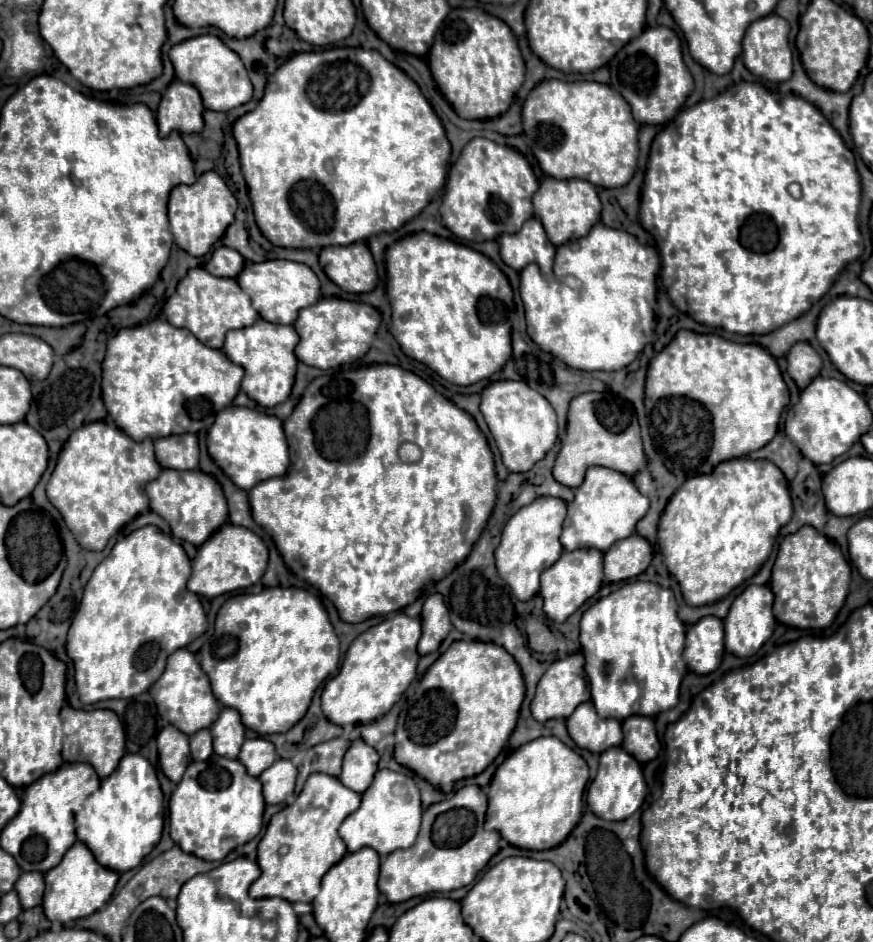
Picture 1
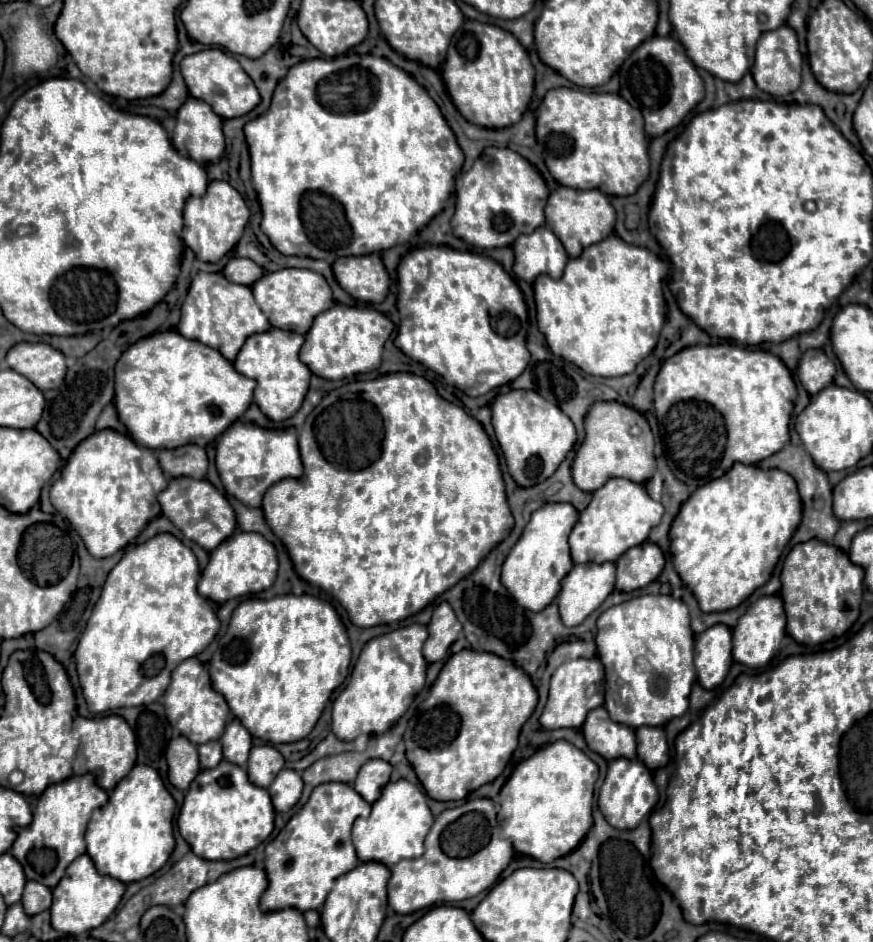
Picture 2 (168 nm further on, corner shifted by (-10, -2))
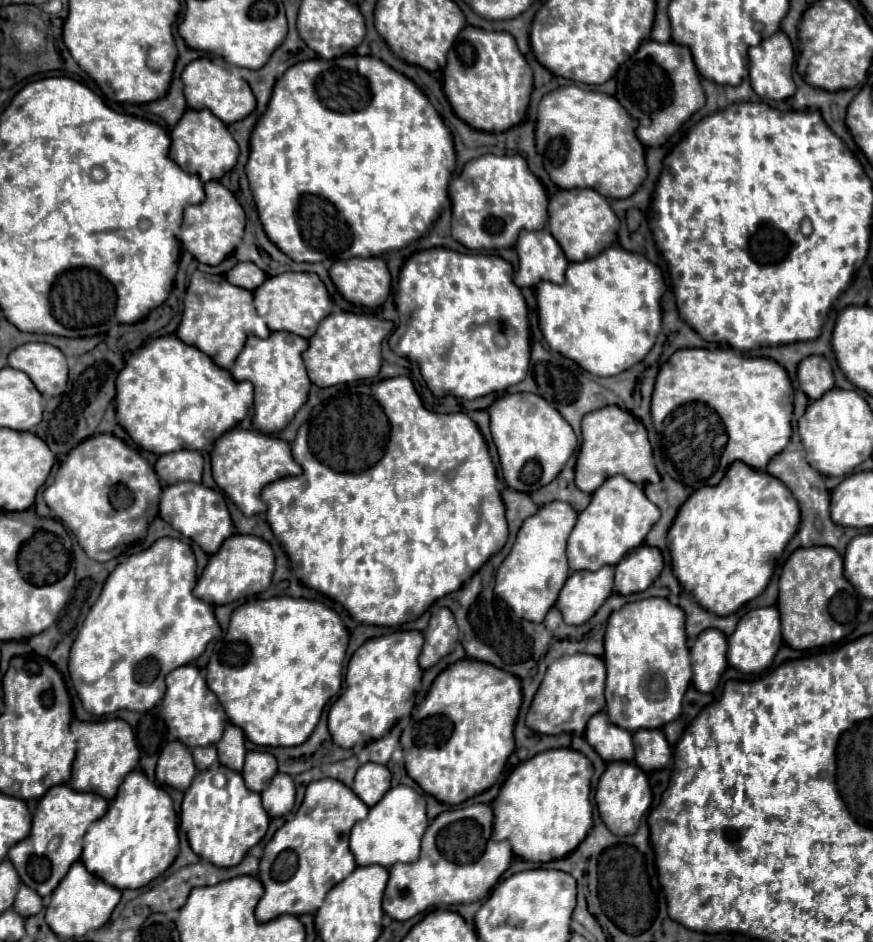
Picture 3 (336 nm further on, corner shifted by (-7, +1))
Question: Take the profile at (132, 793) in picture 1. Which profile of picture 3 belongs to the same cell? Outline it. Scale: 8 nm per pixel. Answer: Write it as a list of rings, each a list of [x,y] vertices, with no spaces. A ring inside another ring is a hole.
[[[133,770],[123,780],[123,786],[119,786],[119,794],[111,800],[105,816],[89,826],[83,838],[81,862],[97,878],[125,890],[141,888],[161,876],[171,866],[177,852],[177,816],[171,796],[141,770]]]

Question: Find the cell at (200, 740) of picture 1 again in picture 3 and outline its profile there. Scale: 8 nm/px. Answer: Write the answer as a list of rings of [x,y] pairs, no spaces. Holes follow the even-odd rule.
[[[201,746],[201,748],[193,750],[193,758],[195,758],[197,770],[201,772],[217,762],[217,750],[215,750],[215,746]]]

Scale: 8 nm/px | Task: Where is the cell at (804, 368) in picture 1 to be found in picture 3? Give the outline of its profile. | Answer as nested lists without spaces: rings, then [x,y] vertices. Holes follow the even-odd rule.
[[[807,356],[801,360],[797,370],[799,386],[801,390],[811,398],[821,398],[827,390],[831,390],[833,384],[833,370],[831,364],[823,356]]]

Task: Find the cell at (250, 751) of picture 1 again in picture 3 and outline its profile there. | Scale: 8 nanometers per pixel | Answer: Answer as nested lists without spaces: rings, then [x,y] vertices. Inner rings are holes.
[[[259,750],[247,752],[247,762],[241,774],[249,790],[255,792],[265,790],[275,772],[277,772],[277,758],[271,752],[259,752]]]

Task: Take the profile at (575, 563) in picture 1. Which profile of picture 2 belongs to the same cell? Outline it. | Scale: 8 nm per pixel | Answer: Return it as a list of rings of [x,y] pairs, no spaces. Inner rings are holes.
[[[614,563],[574,565],[558,595],[560,617],[566,627],[580,625],[614,591]]]

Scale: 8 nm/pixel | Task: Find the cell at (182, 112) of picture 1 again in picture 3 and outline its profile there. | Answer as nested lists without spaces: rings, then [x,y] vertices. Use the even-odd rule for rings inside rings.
[[[187,108],[177,126],[171,130],[171,160],[183,170],[197,174],[203,182],[219,180],[237,162],[239,146],[231,138],[227,126],[211,114],[211,110],[191,110]]]

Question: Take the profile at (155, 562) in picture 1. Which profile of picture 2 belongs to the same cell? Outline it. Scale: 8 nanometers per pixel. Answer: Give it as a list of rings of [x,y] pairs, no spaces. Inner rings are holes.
[[[160,533],[142,545],[130,547],[108,573],[102,595],[74,653],[80,687],[92,713],[154,703],[166,691],[172,671],[184,659],[196,657],[210,645],[220,629],[220,621],[208,601],[198,595],[198,577],[200,569],[194,553],[170,533]]]

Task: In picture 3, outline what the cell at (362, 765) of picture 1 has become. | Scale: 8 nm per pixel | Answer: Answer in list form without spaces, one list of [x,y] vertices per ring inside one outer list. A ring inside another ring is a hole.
[[[367,762],[357,770],[351,788],[367,806],[375,806],[375,802],[379,802],[379,798],[389,790],[389,786],[391,772],[387,770],[387,766]]]

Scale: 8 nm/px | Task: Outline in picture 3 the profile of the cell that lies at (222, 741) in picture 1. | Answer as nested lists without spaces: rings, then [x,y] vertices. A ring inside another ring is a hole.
[[[227,724],[223,738],[217,742],[219,762],[231,770],[241,772],[245,760],[245,734],[235,724]]]

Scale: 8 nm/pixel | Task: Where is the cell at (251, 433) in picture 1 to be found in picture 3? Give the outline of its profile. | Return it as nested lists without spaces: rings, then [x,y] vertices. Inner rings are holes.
[[[233,428],[225,432],[211,452],[211,466],[213,466],[213,480],[217,486],[237,504],[237,508],[245,516],[265,512],[265,502],[261,500],[261,490],[269,482],[275,482],[283,476],[301,476],[301,466],[291,456],[289,442],[263,434],[259,430],[243,430]]]

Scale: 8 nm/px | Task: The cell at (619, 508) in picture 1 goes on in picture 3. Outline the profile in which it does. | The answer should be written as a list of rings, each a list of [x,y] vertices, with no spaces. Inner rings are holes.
[[[611,476],[599,490],[593,492],[591,504],[579,512],[577,524],[567,542],[567,558],[571,570],[599,570],[609,564],[615,566],[629,550],[645,542],[647,532],[659,520],[659,508],[645,496],[639,484],[623,476]]]

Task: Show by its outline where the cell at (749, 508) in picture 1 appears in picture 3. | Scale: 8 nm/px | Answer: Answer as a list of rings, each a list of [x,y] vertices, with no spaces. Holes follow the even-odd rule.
[[[733,462],[717,486],[695,490],[679,508],[667,540],[673,574],[713,614],[729,616],[757,598],[799,526],[799,506],[775,476]]]

